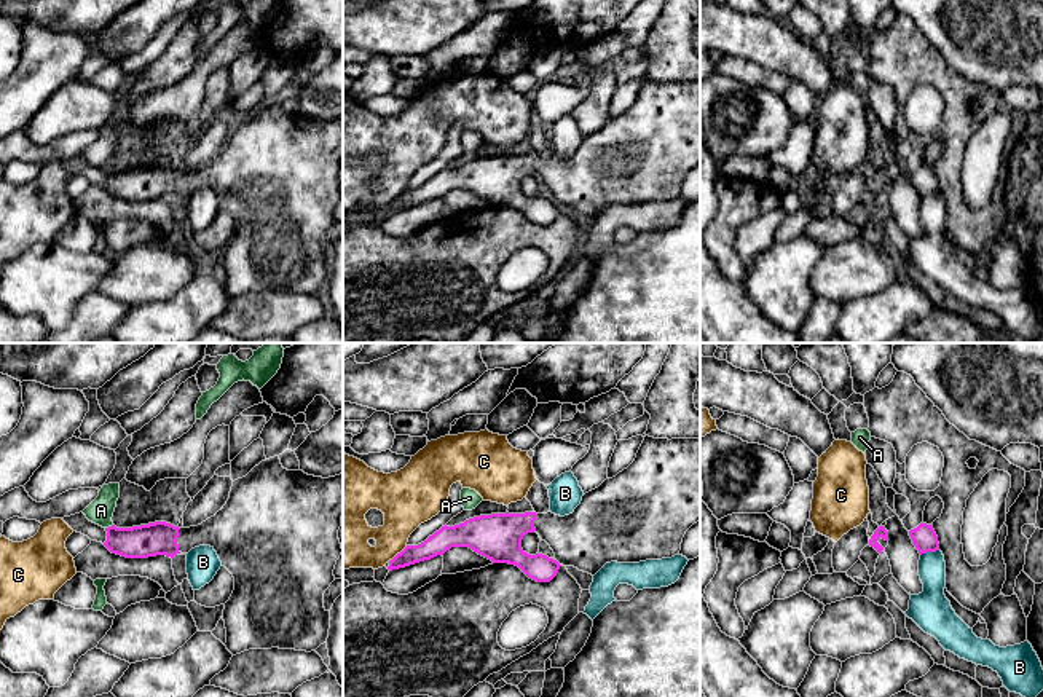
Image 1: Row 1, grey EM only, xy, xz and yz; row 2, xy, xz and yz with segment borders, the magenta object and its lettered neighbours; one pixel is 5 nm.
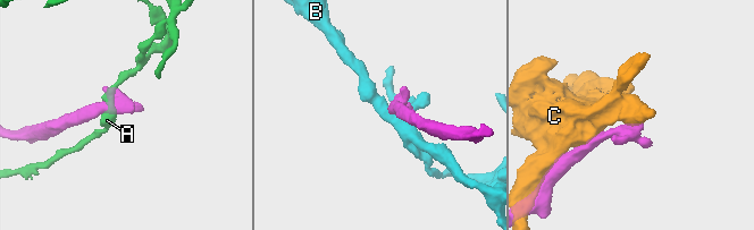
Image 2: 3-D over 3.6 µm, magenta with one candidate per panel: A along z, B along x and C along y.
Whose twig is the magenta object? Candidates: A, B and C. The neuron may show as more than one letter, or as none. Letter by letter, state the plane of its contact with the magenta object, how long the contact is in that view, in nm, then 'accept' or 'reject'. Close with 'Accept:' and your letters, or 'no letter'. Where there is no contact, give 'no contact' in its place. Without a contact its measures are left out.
A: meets magenta in xy; contact 50 nm long; reject
B: meets magenta in yz; contact 100 nm long; reject
C: meets magenta in xz; contact 120 nm long; reject
Accept: no letter

